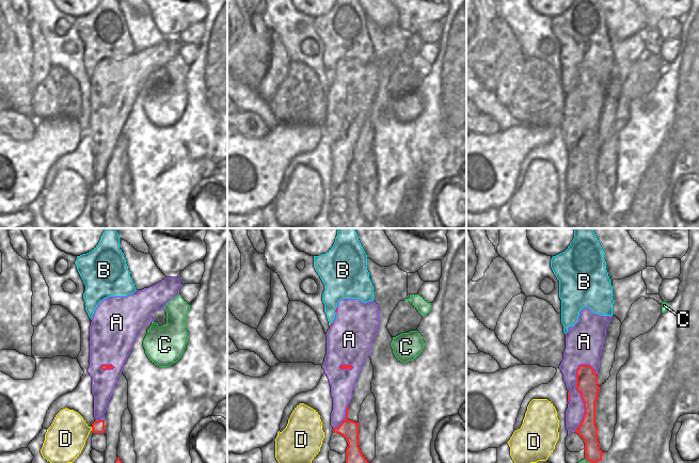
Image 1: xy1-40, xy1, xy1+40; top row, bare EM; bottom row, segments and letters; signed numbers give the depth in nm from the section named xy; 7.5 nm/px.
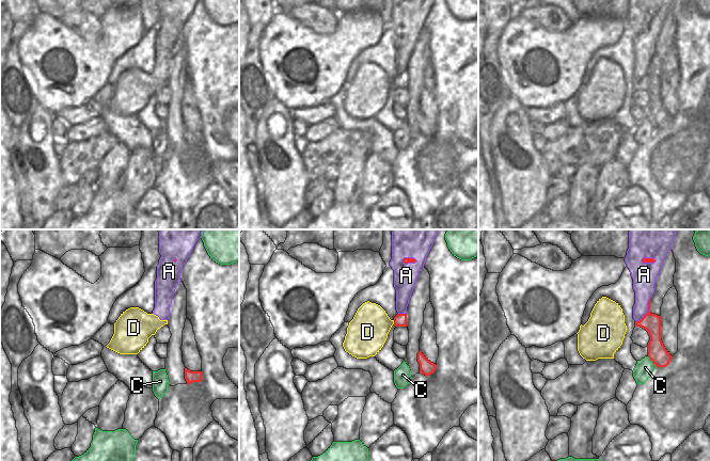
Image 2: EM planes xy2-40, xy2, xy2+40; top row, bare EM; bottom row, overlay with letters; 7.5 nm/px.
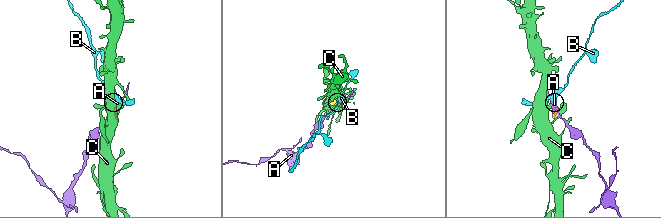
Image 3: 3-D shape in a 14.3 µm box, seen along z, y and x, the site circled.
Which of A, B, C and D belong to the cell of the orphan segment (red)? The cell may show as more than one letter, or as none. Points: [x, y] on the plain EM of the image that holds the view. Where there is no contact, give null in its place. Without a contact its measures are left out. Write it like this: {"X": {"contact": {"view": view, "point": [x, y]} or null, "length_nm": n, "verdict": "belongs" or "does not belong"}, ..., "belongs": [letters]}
{"A": {"contact": {"view": "xy1+40", "point": [580, 154]}, "length_nm": 550, "verdict": "does not belong"}, "B": {"contact": {"view": "xy1", "point": [335, 72]}, "length_nm": 40, "verdict": "belongs"}, "C": {"contact": {"view": "xy2+40", "point": [652, 123]}, "length_nm": 110, "verdict": "does not belong"}, "D": {"contact": {"view": "xy1-40", "point": [92, 190]}, "length_nm": 30, "verdict": "does not belong"}, "belongs": ["B"]}

